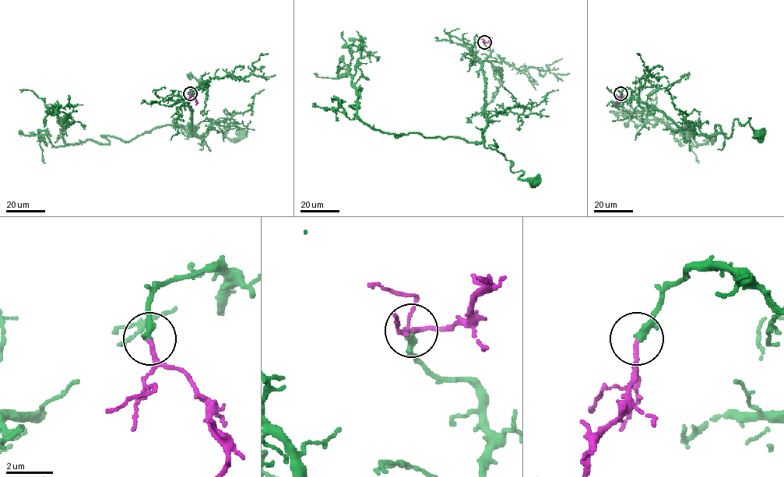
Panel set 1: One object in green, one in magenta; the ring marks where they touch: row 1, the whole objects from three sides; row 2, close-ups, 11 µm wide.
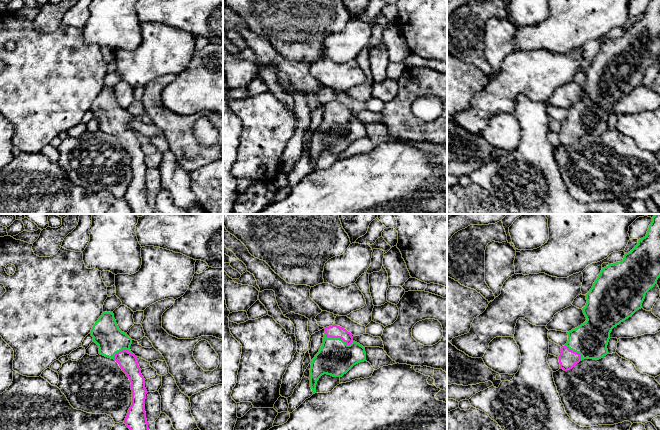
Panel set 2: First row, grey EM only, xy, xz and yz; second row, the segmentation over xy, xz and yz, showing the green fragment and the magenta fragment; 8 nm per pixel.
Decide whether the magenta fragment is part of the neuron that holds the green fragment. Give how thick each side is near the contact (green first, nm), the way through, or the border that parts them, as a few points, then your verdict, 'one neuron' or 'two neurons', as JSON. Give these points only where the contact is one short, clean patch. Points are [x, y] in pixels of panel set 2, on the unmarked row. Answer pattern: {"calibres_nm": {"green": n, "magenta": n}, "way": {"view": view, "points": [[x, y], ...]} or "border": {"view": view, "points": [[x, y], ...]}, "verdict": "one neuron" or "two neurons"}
{"calibres_nm": {"green": 280, "magenta": 110}, "way": {"view": "xz", "points": [[335, 134], [338, 130], [338, 114], [334, 107]]}, "verdict": "one neuron"}

